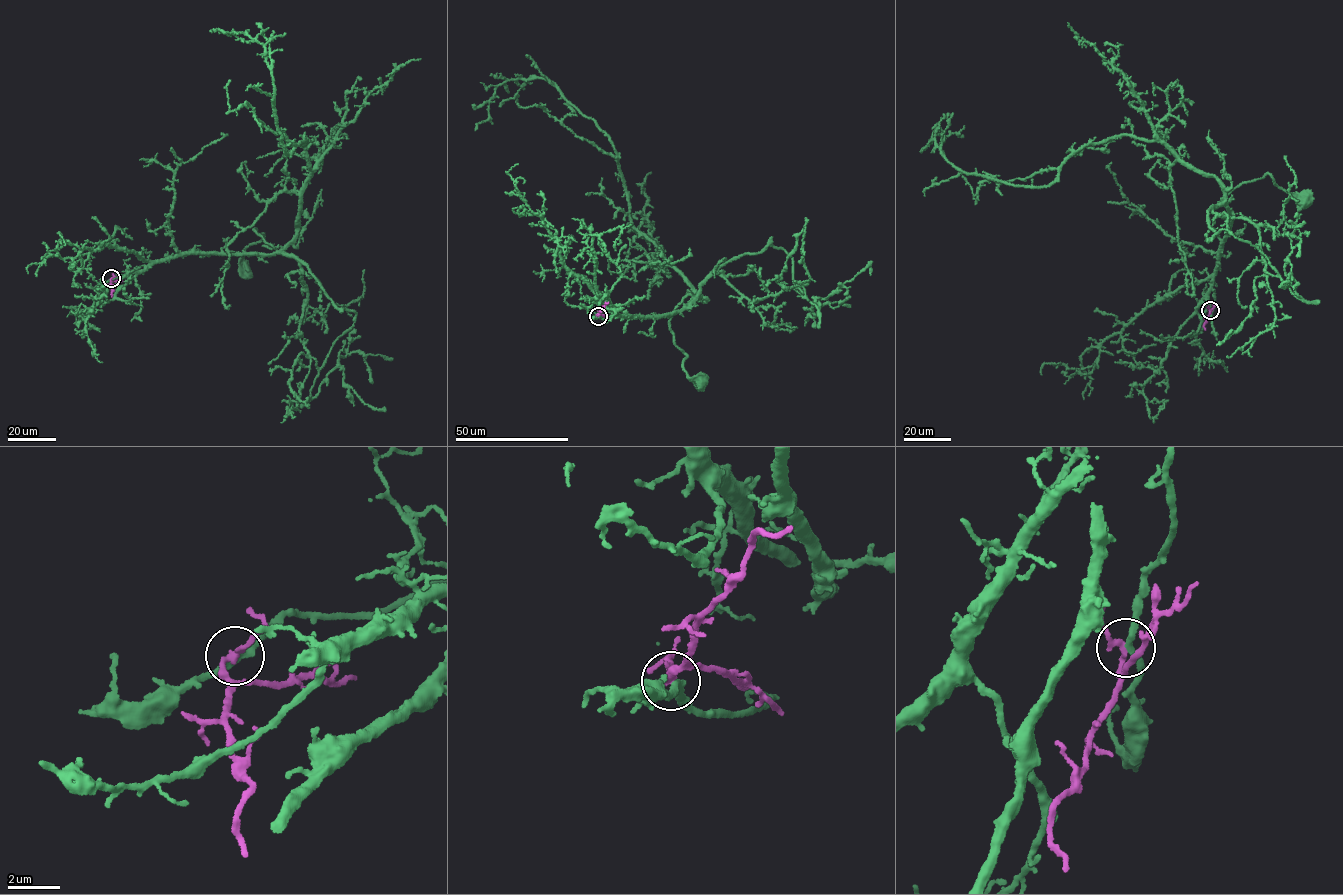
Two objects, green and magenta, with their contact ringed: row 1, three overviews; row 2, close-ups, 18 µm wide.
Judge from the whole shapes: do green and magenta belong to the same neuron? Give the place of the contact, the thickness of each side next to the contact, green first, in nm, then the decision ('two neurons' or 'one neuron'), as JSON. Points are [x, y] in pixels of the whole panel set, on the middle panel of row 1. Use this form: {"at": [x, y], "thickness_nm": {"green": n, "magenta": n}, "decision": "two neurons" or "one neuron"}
{"at": [598, 316], "thickness_nm": {"green": 260, "magenta": 240}, "decision": "two neurons"}

